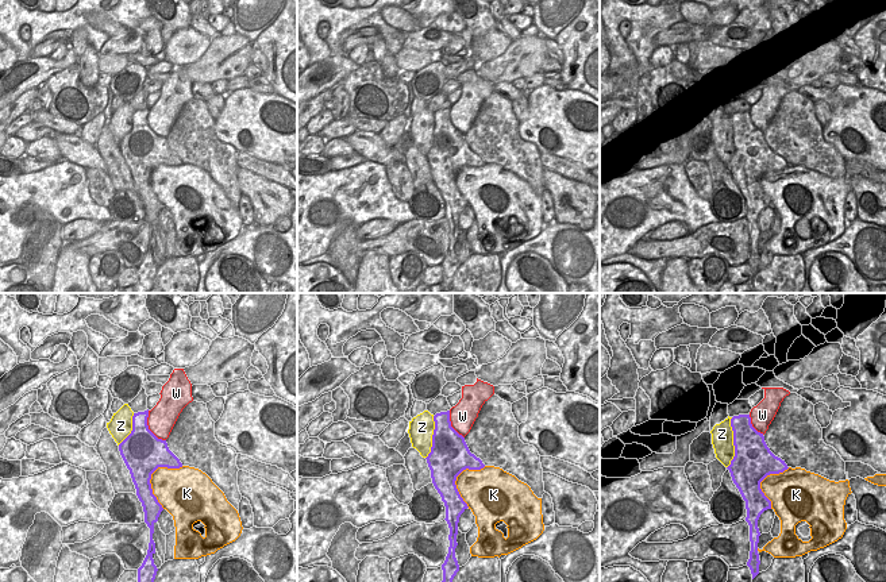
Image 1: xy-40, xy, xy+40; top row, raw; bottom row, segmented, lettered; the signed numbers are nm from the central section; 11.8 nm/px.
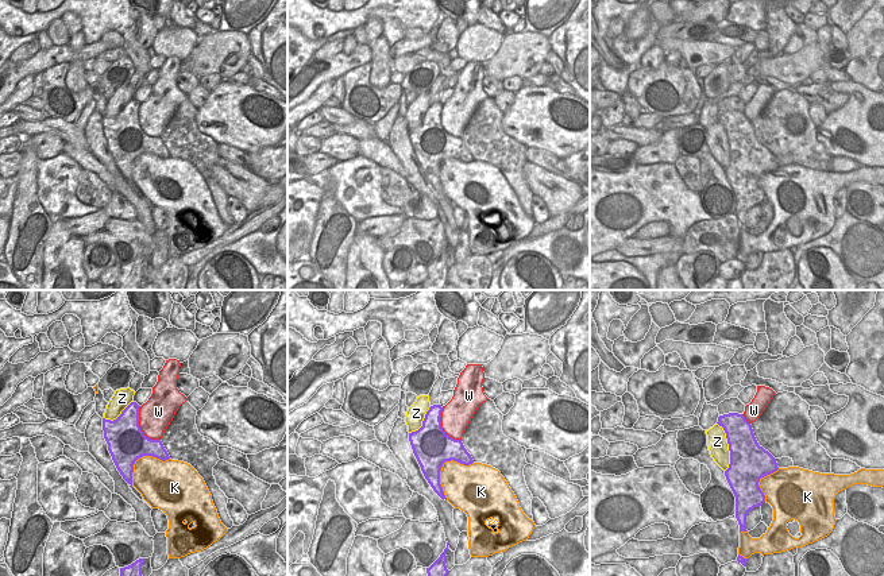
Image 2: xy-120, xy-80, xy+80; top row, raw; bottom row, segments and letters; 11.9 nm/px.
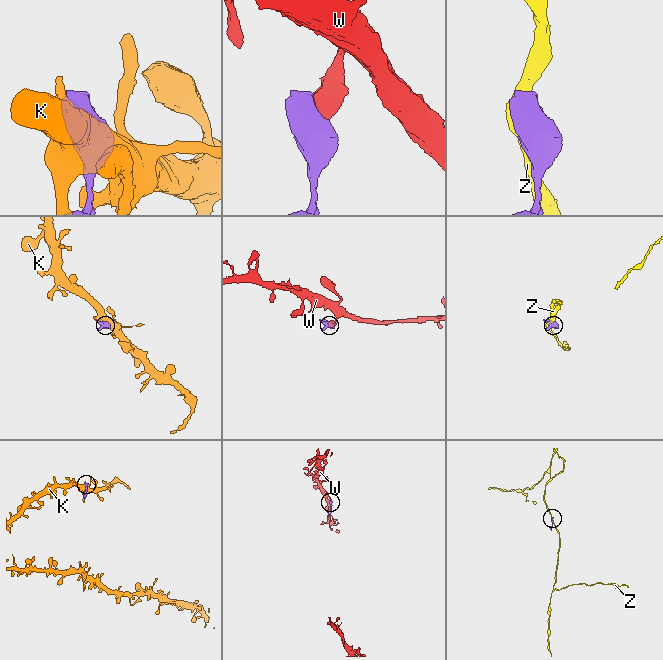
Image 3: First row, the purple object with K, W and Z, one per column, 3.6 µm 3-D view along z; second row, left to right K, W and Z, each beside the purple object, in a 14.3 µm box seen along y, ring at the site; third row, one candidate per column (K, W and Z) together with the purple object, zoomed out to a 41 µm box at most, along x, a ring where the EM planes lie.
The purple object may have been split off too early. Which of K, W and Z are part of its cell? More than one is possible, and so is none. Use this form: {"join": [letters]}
{"join": []}

